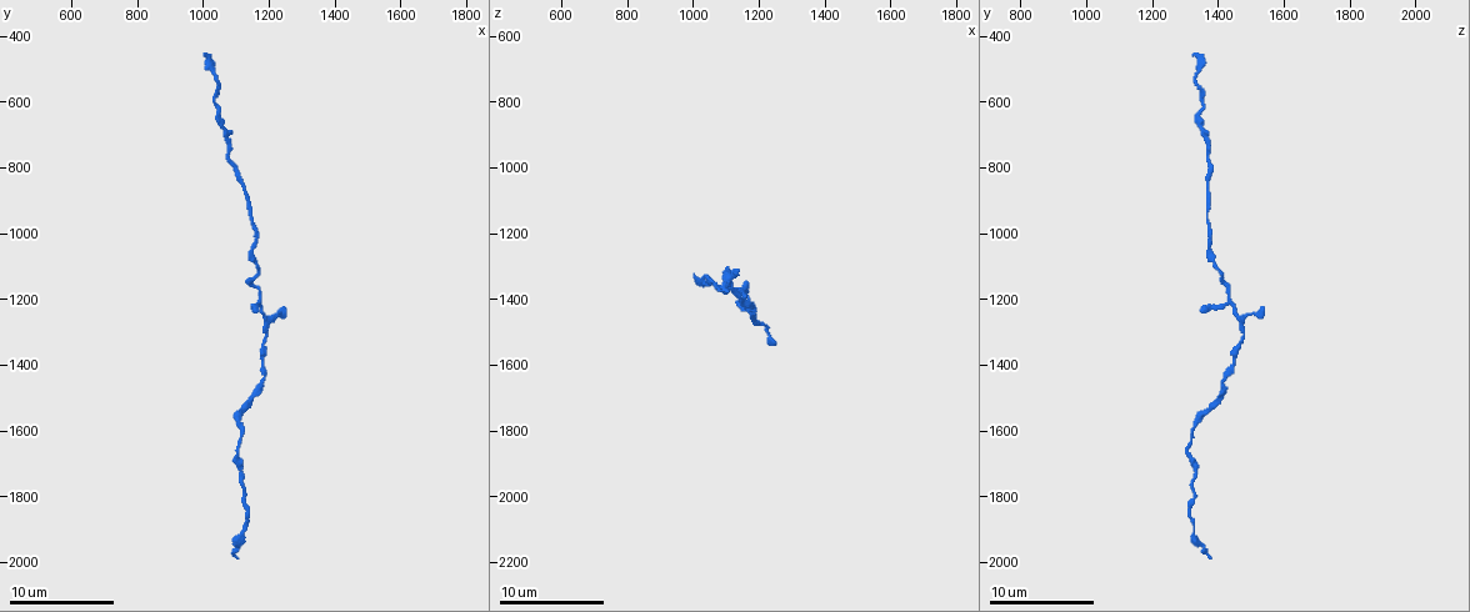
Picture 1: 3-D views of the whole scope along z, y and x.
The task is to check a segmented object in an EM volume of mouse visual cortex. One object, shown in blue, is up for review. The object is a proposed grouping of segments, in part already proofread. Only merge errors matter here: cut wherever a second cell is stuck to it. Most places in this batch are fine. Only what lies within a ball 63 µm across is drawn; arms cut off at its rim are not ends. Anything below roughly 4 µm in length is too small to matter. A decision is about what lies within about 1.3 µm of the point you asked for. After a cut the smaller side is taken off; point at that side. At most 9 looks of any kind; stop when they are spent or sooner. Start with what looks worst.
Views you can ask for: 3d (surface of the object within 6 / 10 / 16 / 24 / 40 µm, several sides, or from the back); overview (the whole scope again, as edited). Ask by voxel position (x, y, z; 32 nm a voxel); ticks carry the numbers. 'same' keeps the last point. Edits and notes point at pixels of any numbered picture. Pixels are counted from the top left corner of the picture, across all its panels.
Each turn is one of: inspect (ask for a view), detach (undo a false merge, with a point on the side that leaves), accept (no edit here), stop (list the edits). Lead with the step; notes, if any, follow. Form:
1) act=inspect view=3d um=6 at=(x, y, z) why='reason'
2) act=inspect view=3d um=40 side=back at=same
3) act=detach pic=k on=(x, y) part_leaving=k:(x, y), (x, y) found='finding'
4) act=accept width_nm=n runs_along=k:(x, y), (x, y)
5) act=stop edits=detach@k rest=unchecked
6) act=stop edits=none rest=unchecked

act=inspect view=3d um=10 at=(1150, 1040, 1370) why='sudden change in width'

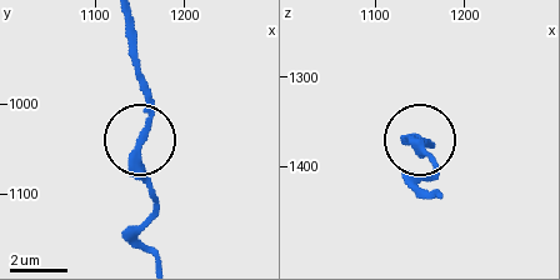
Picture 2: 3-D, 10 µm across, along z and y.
act=inspect view=3d um=6 at=same

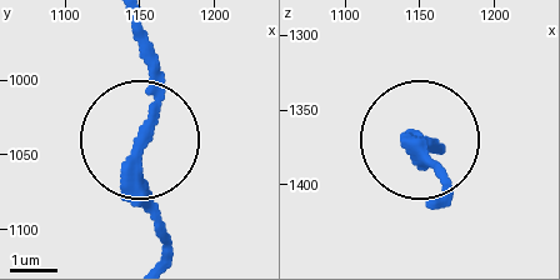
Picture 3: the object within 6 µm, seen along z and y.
act=accept runs_along=3:(163, 250), (143, 190), (154, 95), (143, 23) found='one cell here'

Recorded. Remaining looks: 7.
act=inspect view=3d um=10 at=(1170, 1180, 1430) why='two arms in line, one across'

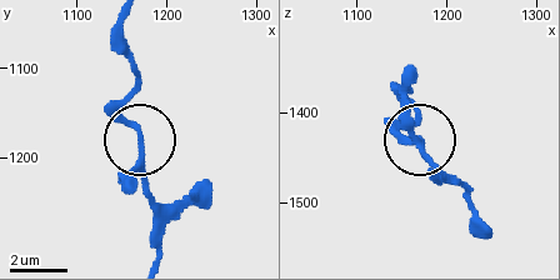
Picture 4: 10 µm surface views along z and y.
act=accept runs_along=4:(145, 185), (138, 138), (124, 109), (135, 80), (130, 61) found='one cell here'

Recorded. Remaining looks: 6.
act=inspect view=3d um=10 at=(1100, 1660, 1300)

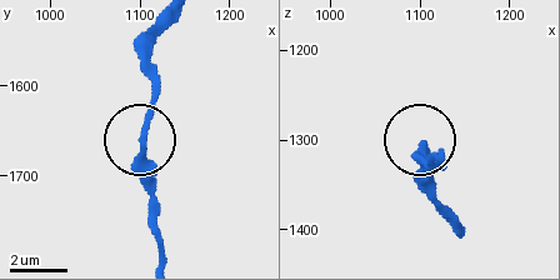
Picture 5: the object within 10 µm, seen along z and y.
act=inspect view=3d um=6 at=(1105, 1660, 1305)

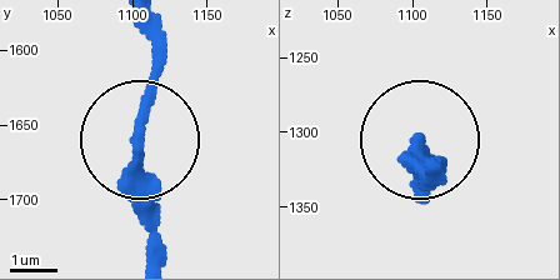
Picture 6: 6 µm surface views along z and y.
act=accept runs_along=6:(150, 29), (138, 149), (150, 256) found='all the same cell'

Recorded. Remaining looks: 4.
act=inspect view=3d um=10 at=(1180, 1450, 1420) why='sudden change in width'

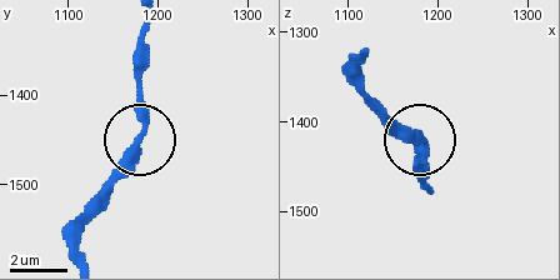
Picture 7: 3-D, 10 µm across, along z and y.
act=inspect view=3d um=10 side=back at=same

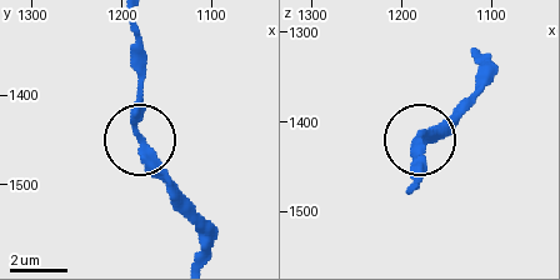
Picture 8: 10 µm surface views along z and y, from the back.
act=accept runs_along=8:(129, 25), (143, 154), (176, 194) found='one cell here'

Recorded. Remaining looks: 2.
act=stop edits=none rest=unchecked

